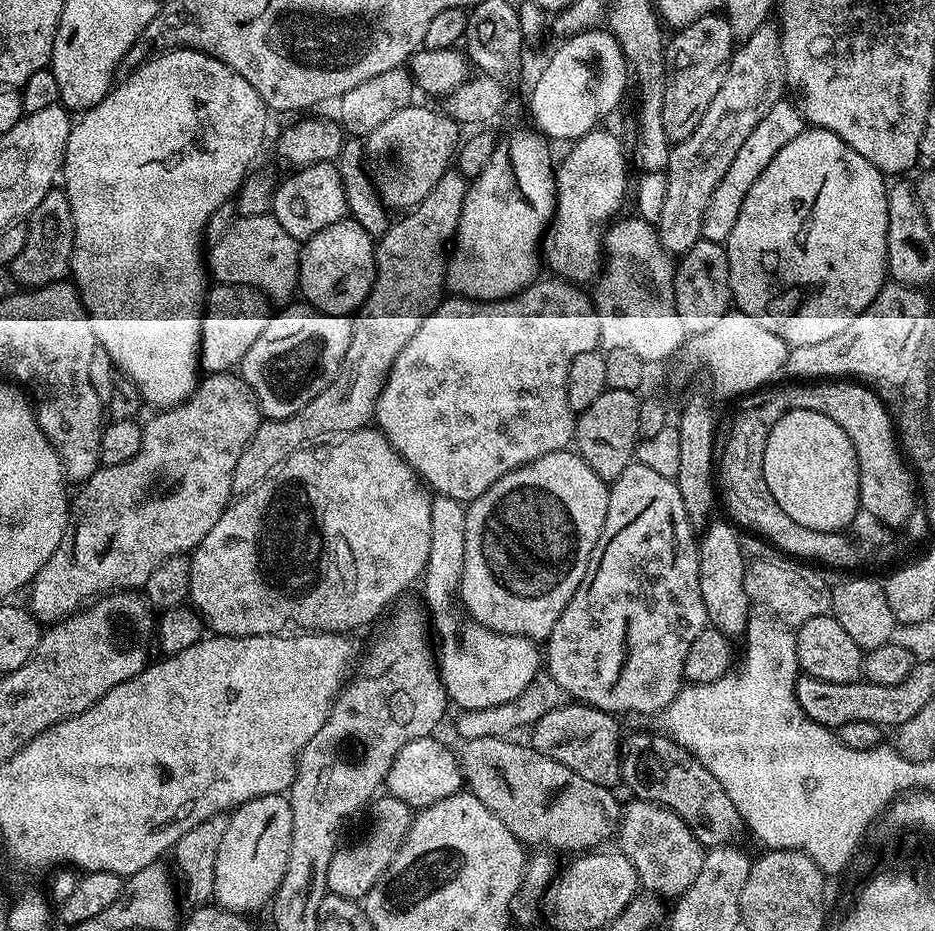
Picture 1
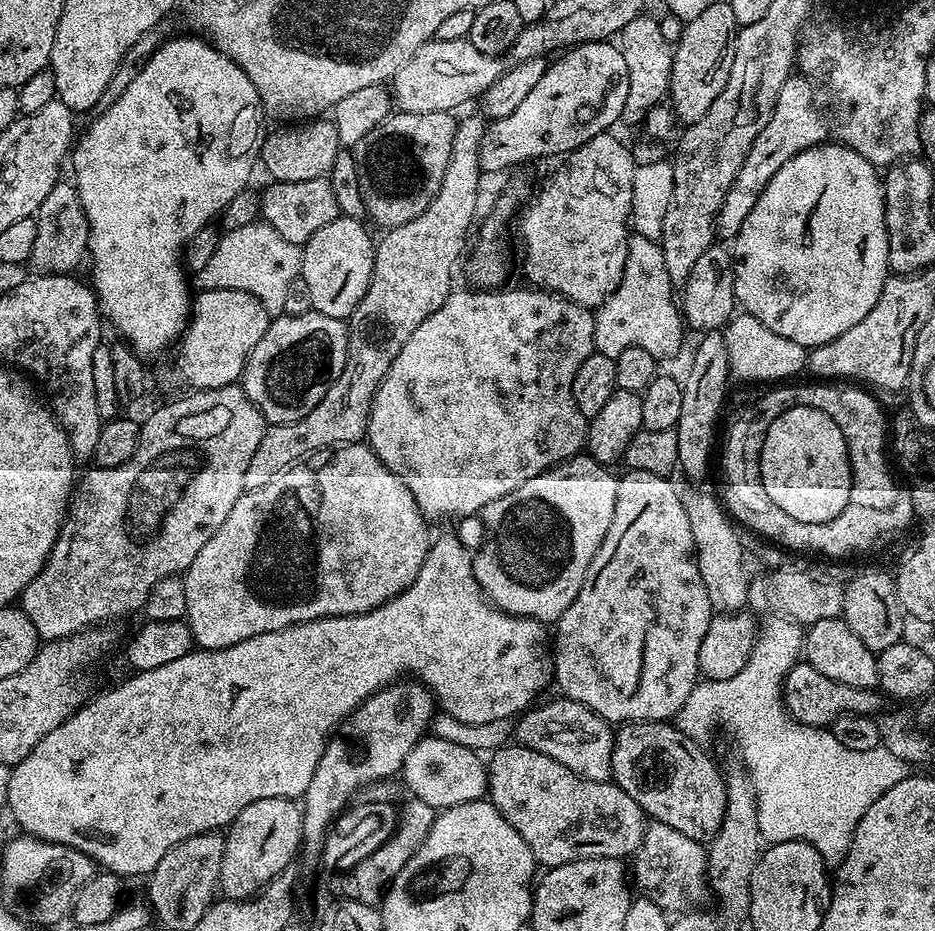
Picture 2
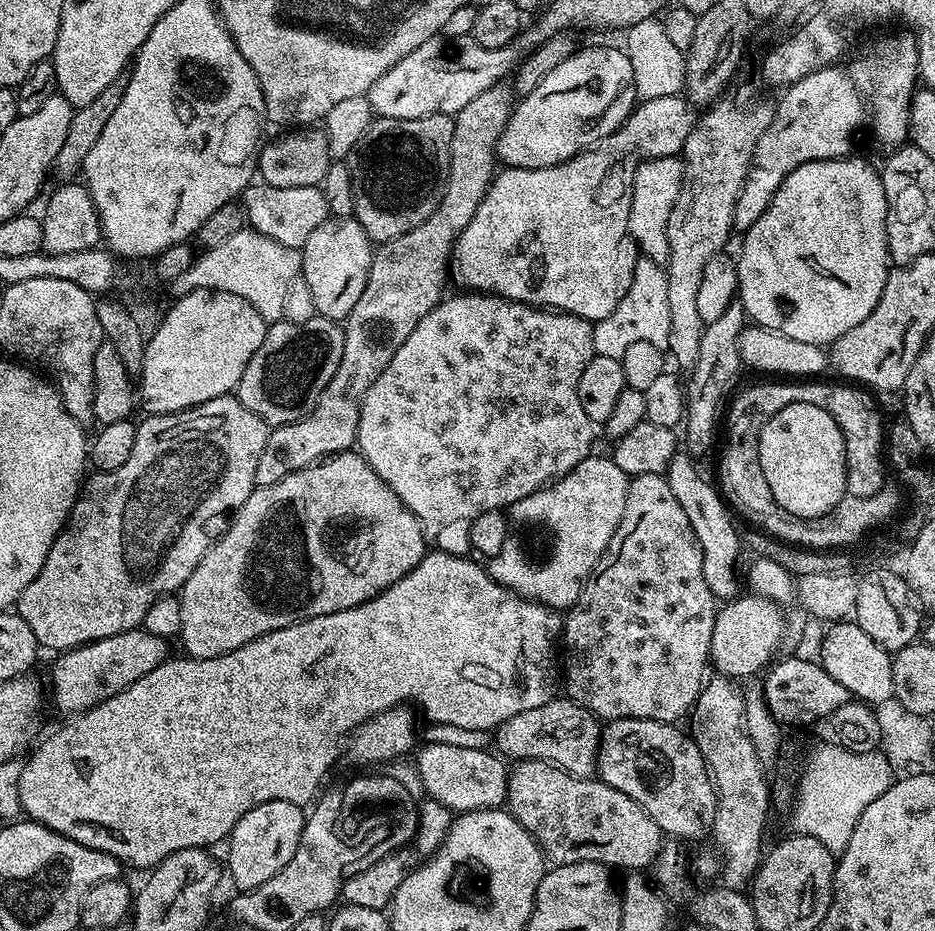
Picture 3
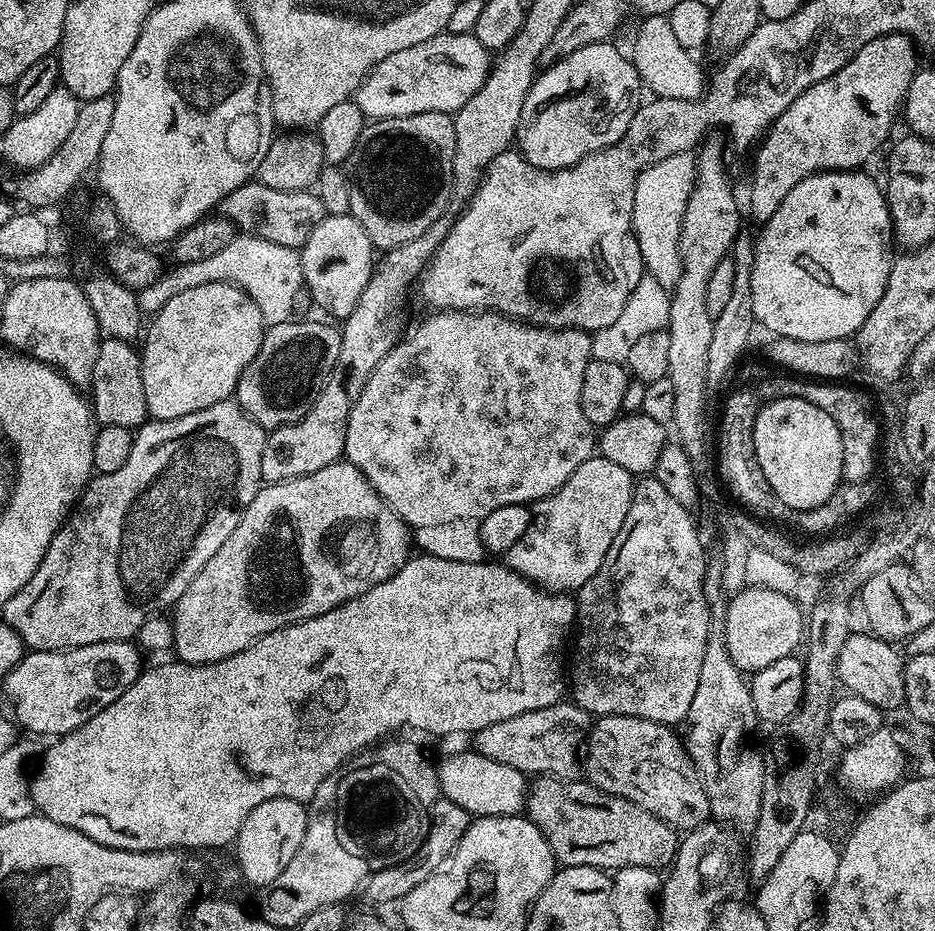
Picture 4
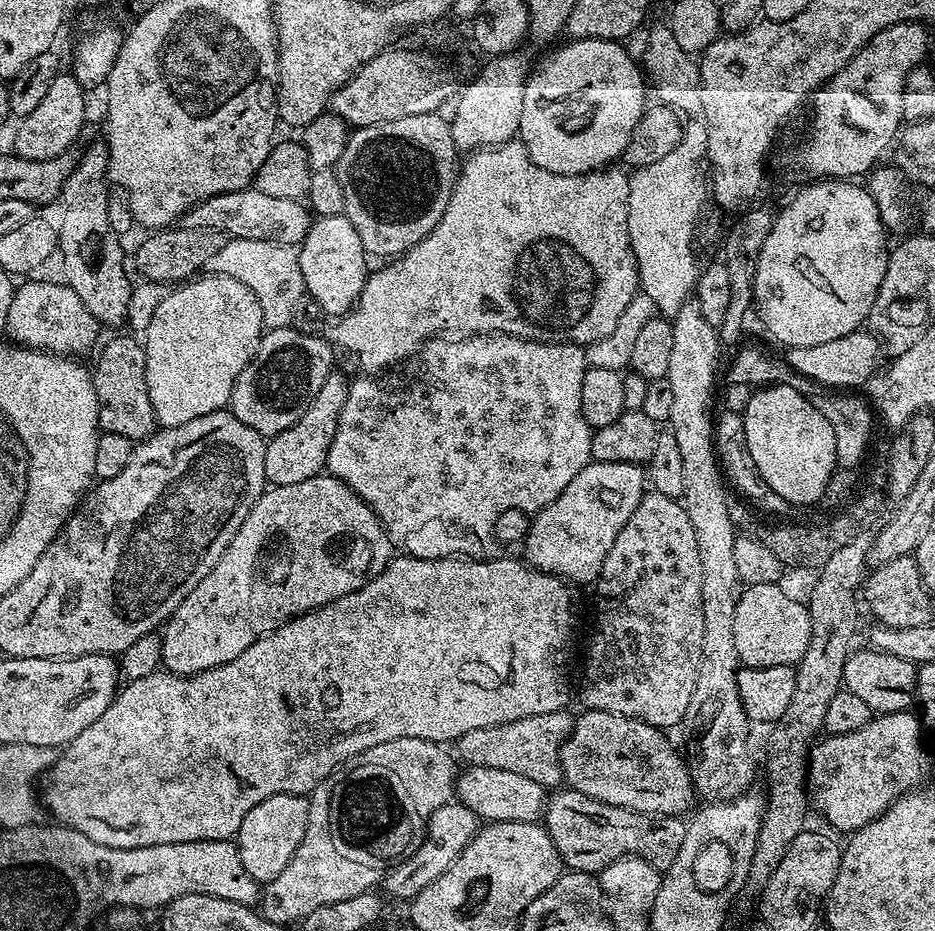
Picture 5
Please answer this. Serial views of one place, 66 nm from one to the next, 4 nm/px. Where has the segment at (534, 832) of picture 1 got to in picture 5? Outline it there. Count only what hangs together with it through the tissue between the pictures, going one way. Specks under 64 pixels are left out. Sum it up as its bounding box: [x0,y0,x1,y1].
[542,790,688,874]

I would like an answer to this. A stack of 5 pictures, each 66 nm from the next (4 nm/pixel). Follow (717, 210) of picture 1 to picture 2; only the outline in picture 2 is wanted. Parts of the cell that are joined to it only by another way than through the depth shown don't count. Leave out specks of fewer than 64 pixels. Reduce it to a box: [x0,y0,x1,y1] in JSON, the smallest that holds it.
[715,74,830,242]

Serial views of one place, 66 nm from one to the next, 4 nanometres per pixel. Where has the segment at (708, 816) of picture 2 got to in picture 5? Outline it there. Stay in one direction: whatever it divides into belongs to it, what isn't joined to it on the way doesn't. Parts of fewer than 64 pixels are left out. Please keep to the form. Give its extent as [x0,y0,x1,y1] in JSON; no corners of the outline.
[560,710,698,817]

